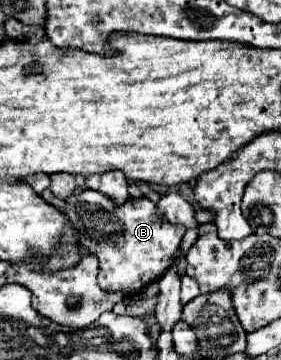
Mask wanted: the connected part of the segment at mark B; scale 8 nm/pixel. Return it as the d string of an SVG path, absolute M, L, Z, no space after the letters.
M84 189L80 195L72 195L66 201L66 215L70 223L80 229L88 225L88 231L96 231L96 257L100 261L98 285L108 293L138 295L158 277L162 277L174 263L186 229L172 225L164 215L158 215L156 203L148 197L126 199L116 205L98 191Z

